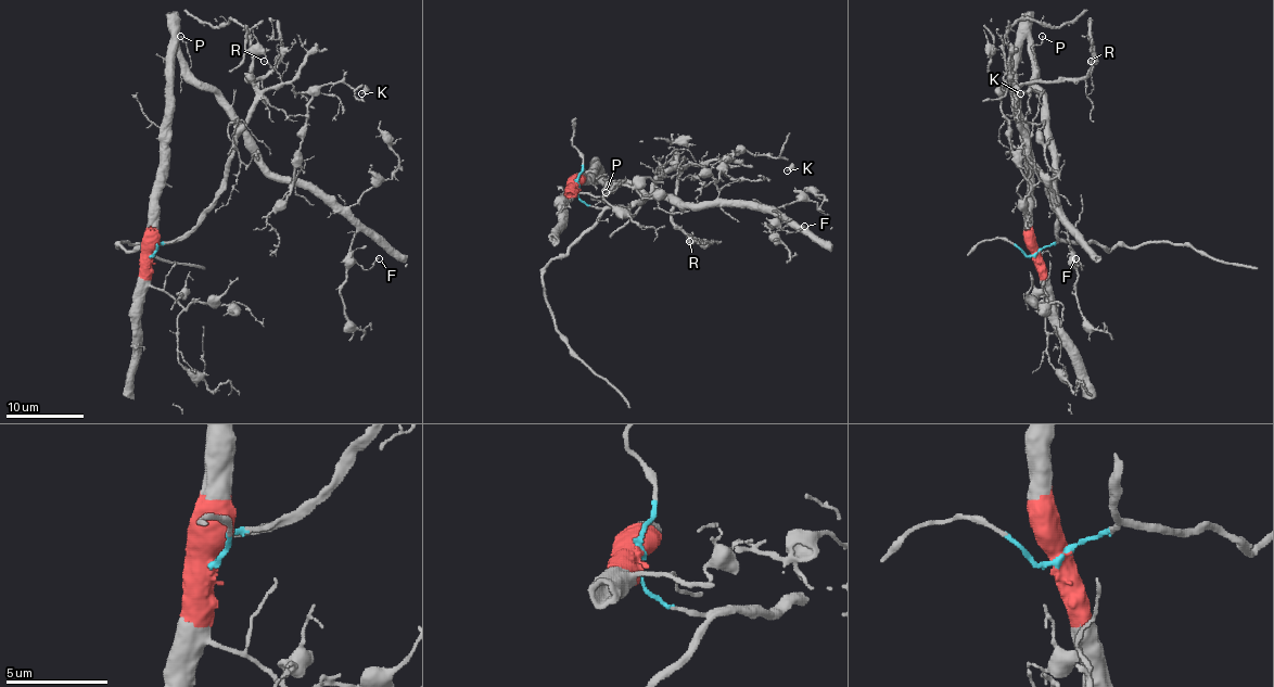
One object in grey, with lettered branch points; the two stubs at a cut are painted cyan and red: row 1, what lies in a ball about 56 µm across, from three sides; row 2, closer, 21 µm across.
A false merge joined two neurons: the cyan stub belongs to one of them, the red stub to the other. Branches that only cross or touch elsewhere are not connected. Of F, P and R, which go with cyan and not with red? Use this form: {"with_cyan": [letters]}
{"with_cyan": ["R"]}

